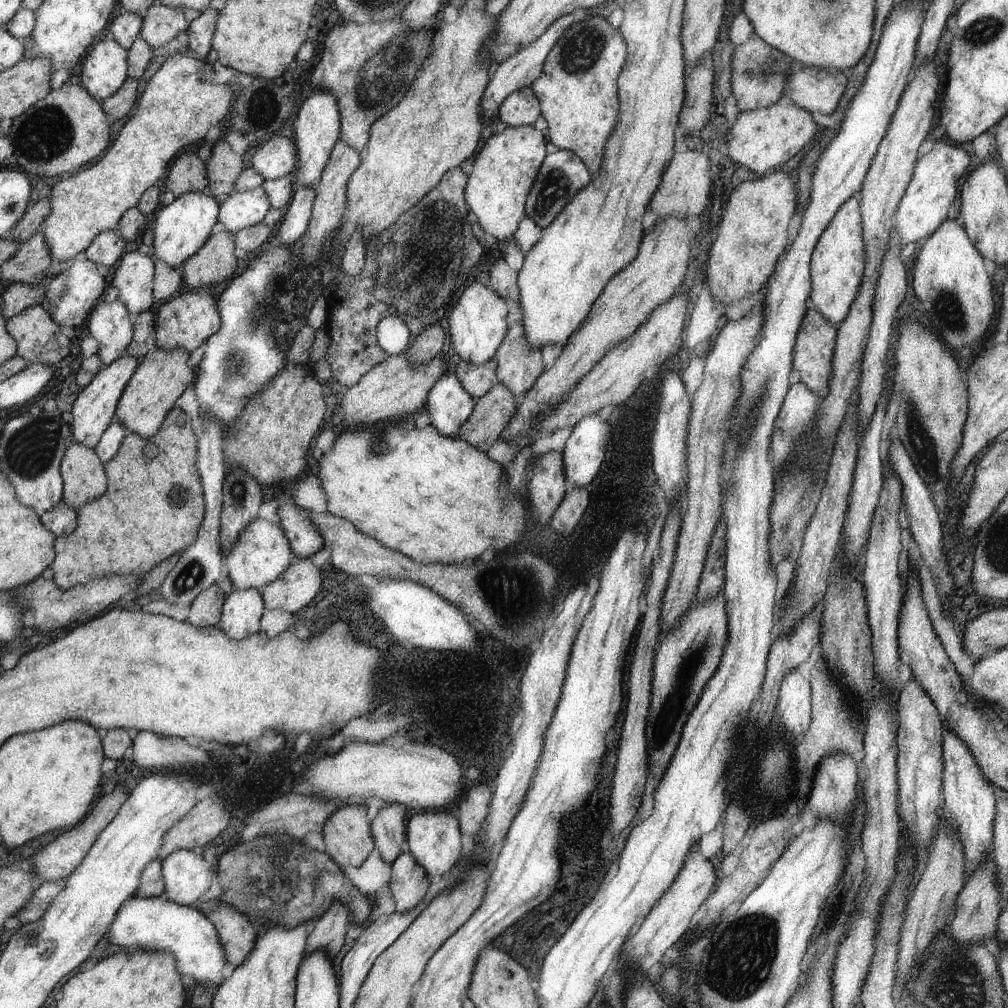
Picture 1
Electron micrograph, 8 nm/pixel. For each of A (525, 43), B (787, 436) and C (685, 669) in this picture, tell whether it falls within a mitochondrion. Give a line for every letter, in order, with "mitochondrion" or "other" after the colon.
A: other
B: mitochondrion
C: mitochondrion

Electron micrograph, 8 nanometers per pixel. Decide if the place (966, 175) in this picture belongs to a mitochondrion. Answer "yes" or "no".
no

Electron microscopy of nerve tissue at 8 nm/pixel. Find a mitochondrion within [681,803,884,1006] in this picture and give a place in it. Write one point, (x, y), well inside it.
(738, 963)

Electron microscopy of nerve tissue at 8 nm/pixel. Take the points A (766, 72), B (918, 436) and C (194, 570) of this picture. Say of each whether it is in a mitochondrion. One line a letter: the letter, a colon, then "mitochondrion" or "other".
A: mitochondrion
B: mitochondrion
C: mitochondrion

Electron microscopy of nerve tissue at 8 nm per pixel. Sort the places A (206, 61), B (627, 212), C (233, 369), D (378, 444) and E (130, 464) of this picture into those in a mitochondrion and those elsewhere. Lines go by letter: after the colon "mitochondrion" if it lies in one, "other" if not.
A: other
B: other
C: mitochondrion
D: mitochondrion
E: other

